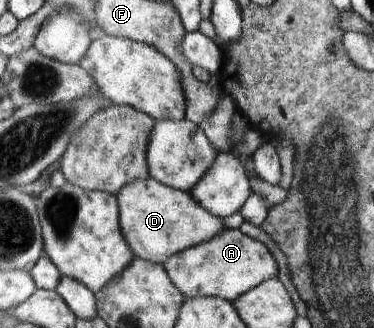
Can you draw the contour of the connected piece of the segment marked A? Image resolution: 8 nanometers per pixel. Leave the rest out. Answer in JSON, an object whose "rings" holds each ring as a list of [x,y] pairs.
{"rings":[[[226,229],[207,243],[185,249],[169,257],[163,267],[169,279],[184,298],[219,297],[226,301],[235,301],[263,281],[278,278],[279,267],[267,247],[245,235],[240,229]]]}

